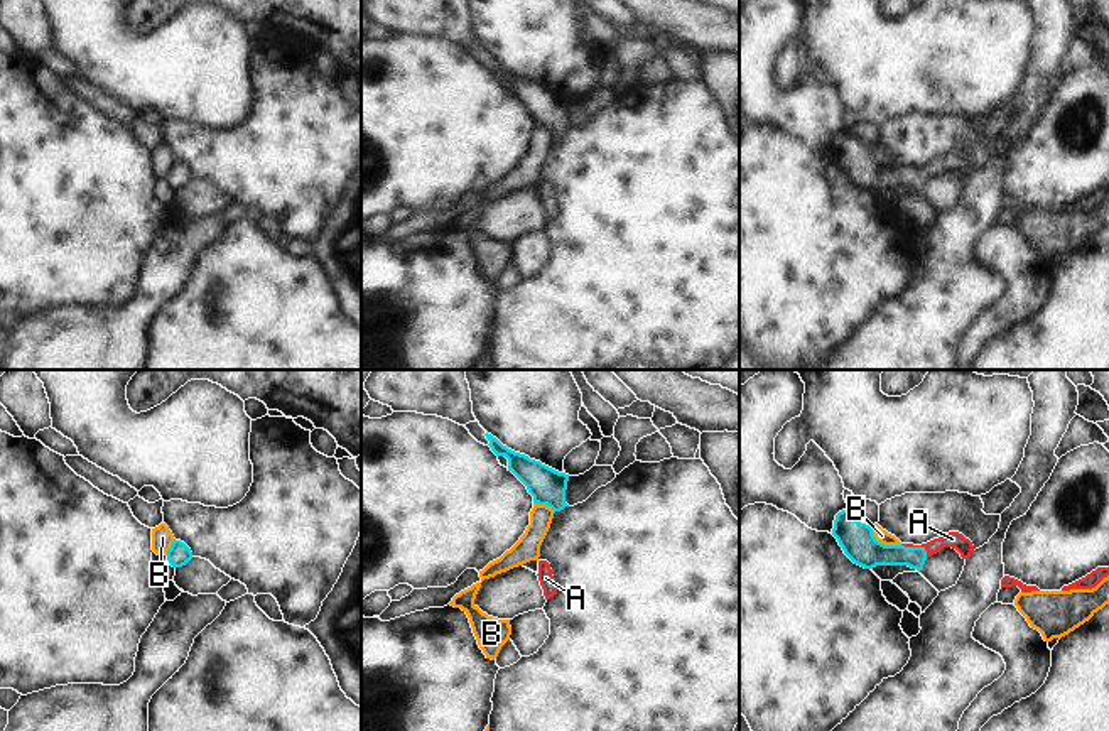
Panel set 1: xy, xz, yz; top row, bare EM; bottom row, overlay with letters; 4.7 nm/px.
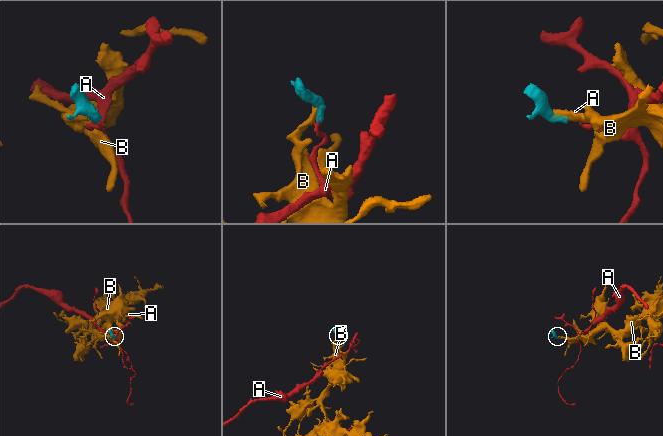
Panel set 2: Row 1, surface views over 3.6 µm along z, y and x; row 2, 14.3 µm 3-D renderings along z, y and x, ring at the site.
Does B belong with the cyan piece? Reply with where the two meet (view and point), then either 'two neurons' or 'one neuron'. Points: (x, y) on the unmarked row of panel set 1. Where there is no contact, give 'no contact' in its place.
yz (883, 166) | two neurons

